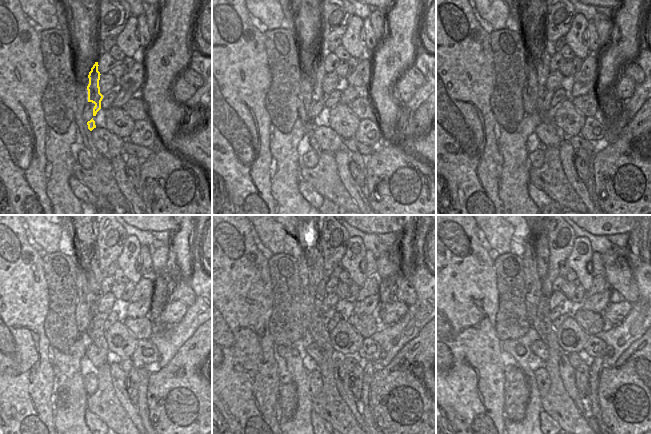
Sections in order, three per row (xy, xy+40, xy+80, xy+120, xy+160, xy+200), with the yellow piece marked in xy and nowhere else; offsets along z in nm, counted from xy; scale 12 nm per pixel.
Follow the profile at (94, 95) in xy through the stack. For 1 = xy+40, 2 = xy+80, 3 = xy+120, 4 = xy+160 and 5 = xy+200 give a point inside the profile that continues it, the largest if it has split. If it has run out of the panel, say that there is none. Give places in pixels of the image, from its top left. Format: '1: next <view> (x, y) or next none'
1: next xy+40 (317, 63)
2: next xy+80 (543, 59)
3: next xy+120 (94, 277)
4: next xy+160 (317, 267)
5: next xy+200 (542, 251)

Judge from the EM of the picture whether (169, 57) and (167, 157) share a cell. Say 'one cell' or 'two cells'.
two cells

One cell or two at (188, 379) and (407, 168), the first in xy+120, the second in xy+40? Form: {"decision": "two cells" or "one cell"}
{"decision": "one cell"}

